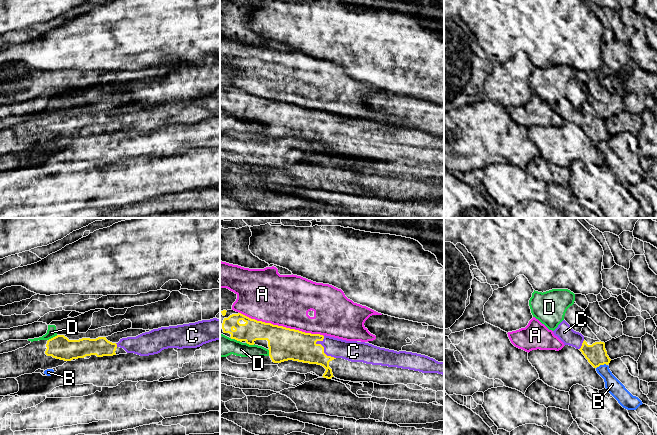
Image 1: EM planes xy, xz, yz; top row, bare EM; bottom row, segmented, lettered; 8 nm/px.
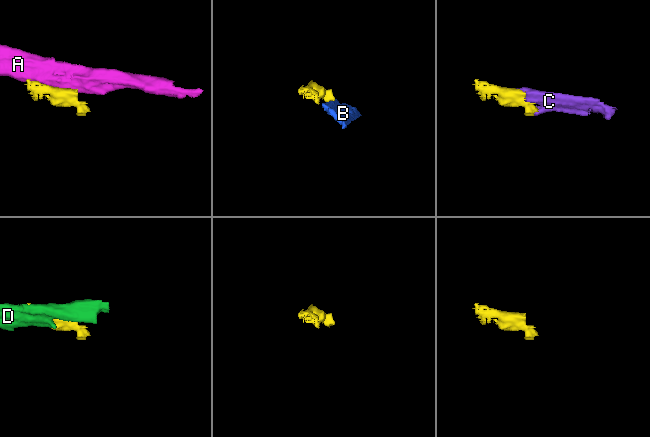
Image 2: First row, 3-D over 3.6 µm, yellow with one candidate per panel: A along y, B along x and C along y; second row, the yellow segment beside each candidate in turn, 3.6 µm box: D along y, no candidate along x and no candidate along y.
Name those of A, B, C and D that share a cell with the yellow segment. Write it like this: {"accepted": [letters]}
{"accepted": ["C"]}

